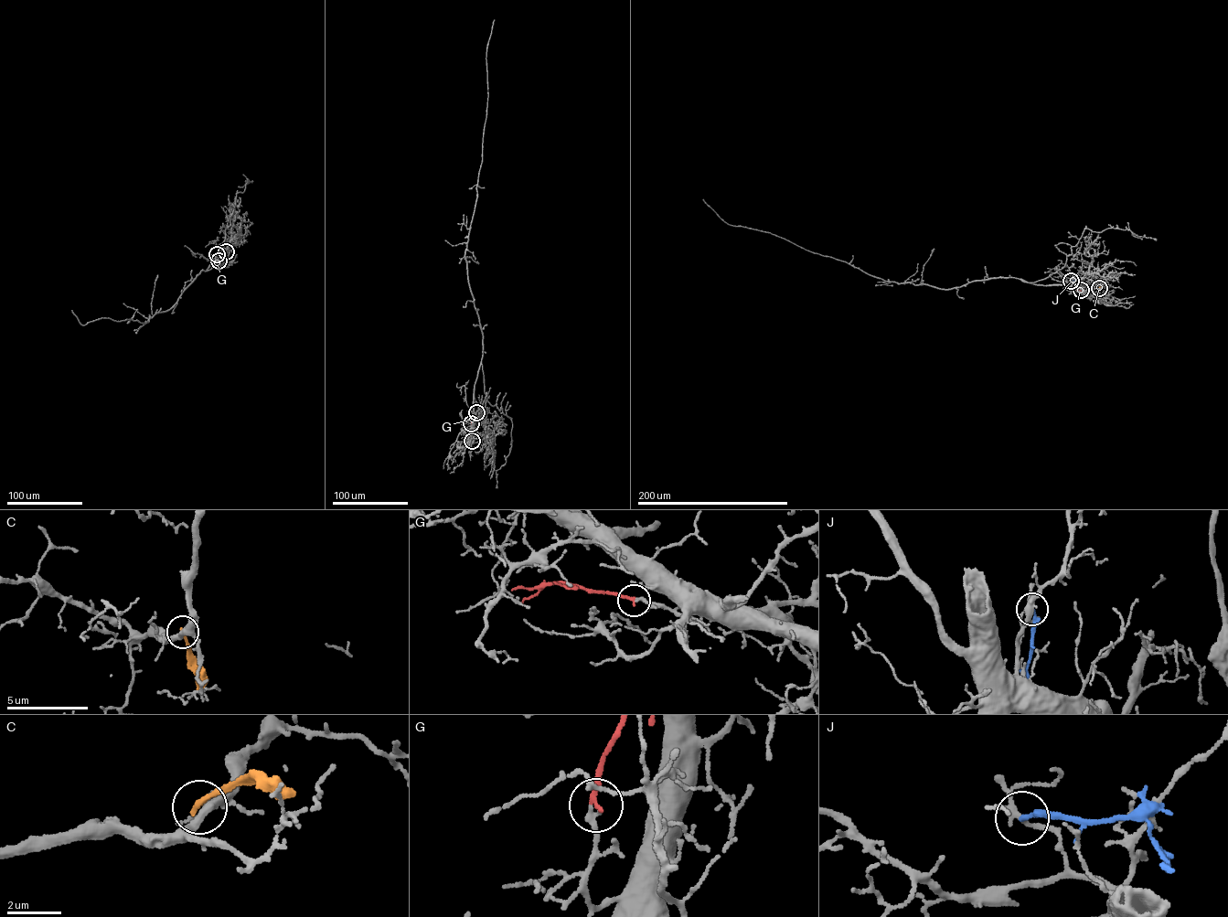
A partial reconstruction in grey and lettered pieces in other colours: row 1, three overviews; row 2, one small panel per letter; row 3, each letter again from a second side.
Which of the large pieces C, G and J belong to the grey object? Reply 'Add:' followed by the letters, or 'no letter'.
Add: G

